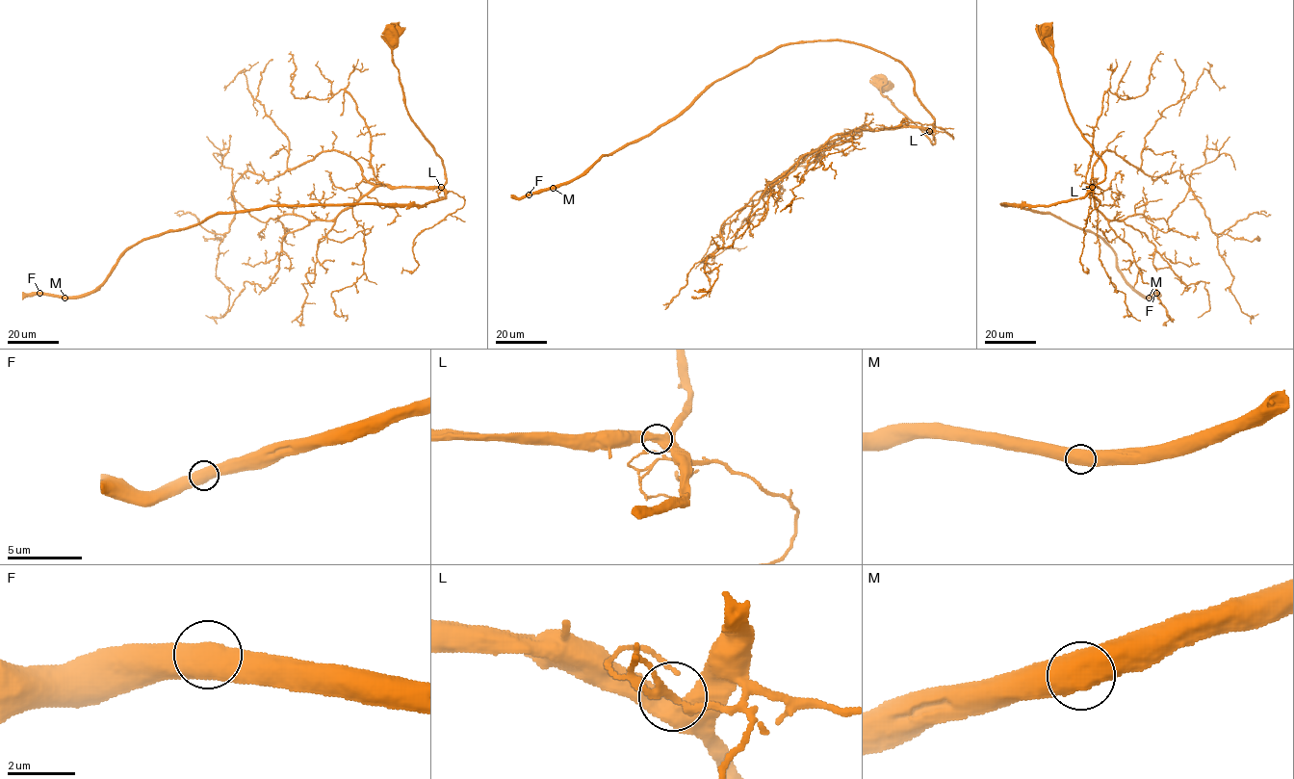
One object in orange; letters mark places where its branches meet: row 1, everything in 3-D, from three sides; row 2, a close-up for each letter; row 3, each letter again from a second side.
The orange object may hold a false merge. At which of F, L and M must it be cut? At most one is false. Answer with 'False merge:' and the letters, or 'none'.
False merge: none

